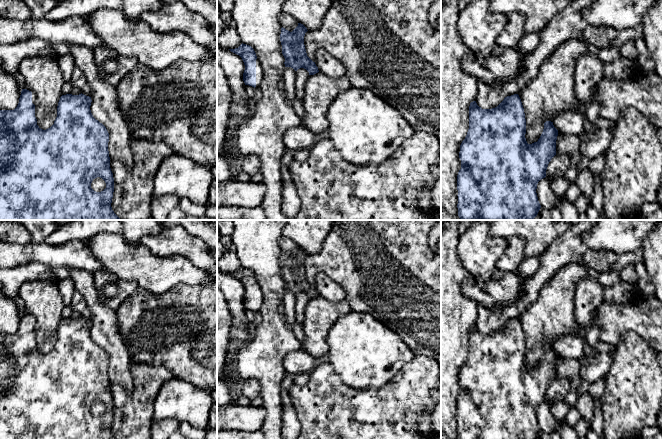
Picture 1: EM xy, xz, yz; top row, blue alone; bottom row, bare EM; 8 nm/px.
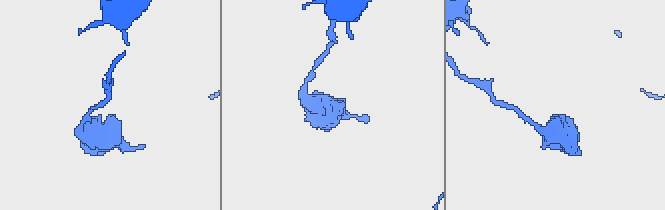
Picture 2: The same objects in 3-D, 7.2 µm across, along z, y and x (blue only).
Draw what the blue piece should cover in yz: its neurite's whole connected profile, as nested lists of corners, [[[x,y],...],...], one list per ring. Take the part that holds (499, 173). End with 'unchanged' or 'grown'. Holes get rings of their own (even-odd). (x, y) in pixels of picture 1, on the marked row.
[[[518,94],[505,97],[492,109],[482,109],[476,101],[470,103],[469,129],[460,145],[461,169],[457,175],[457,208],[461,220],[534,220],[537,216],[541,208],[537,184],[546,177],[548,164],[556,155],[558,130],[553,122],[546,121],[540,138],[532,144],[527,143],[525,134],[525,113]]]; unchanged

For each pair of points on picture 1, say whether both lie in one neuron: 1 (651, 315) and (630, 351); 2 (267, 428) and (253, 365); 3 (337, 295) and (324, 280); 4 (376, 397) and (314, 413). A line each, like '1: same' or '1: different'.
1: different
2: same
3: same
4: same

